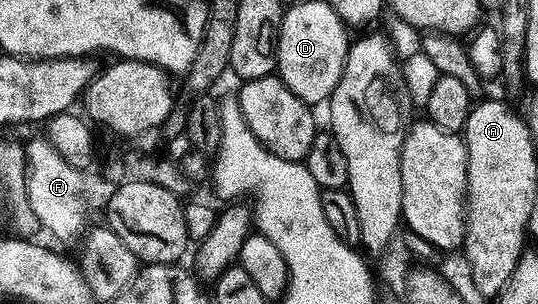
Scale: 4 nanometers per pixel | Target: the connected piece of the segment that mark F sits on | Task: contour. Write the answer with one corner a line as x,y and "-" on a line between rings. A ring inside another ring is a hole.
46,137
35,139
27,146
28,192
30,210
36,214
40,225
61,242
73,242
88,229
85,180
74,163
58,152

